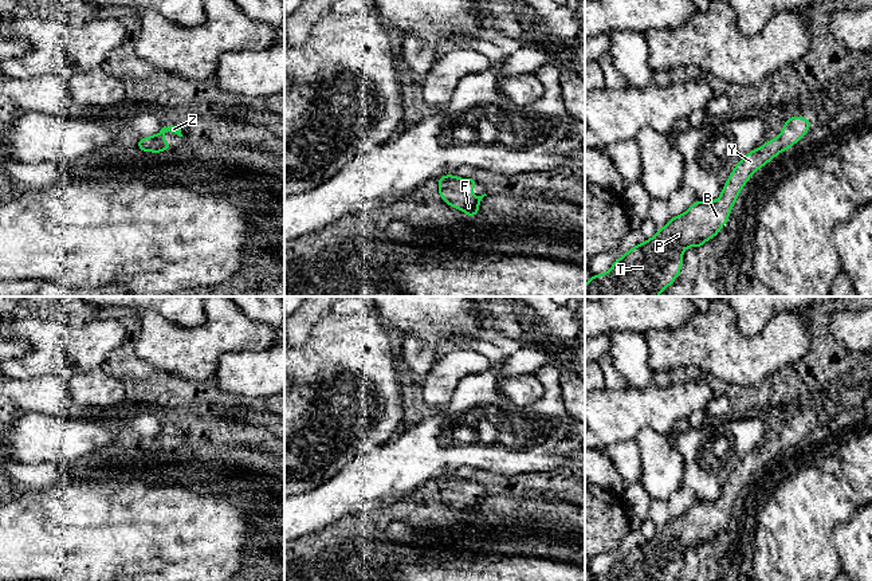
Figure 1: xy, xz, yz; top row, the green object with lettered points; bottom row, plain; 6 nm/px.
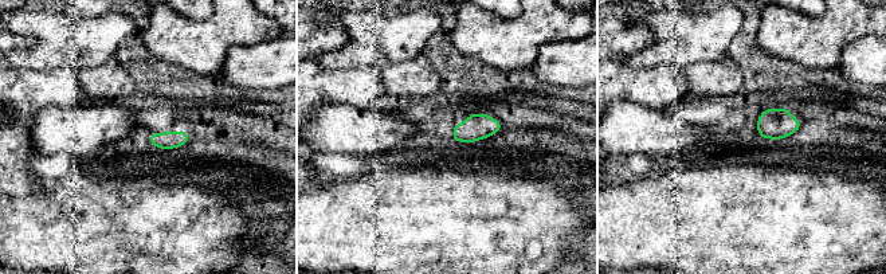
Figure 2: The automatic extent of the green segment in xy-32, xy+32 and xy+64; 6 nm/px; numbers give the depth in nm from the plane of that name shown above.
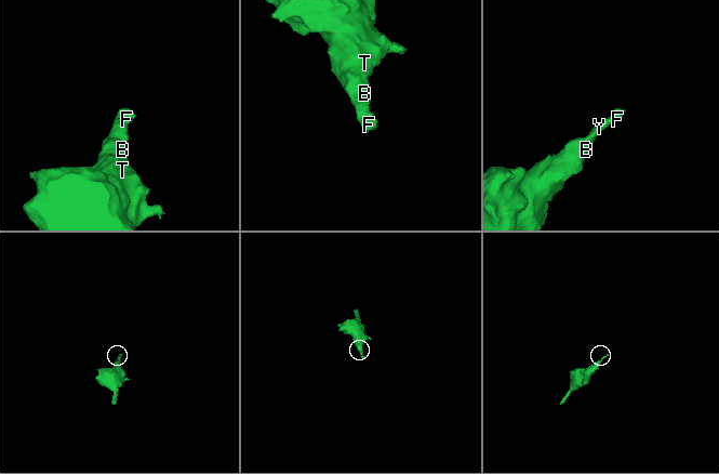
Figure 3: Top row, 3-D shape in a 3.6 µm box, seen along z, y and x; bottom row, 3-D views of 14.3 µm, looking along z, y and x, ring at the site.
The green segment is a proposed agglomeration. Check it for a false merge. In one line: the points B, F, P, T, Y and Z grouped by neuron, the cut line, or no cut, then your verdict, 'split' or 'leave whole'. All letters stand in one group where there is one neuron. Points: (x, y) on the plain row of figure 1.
B F P T Y Z; no cut; leave whole

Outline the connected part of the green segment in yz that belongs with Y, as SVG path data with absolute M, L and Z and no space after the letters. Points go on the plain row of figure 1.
M800 416L789 417L777 439L767 440L763 447L753 450L738 462L718 500L712 503L695 500L687 513L672 517L663 529L657 530L653 538L647 539L644 543L625 553L612 565L608 573L600 576L592 574L589 581L675 581L682 572L683 551L687 547L703 549L706 541L714 539L728 522L735 500L751 475L765 467L782 451L789 451L804 439L812 424L812 420Z

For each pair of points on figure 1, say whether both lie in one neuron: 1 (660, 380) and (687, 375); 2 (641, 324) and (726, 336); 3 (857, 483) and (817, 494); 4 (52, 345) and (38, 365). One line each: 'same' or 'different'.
1: same
2: different
3: different
4: same

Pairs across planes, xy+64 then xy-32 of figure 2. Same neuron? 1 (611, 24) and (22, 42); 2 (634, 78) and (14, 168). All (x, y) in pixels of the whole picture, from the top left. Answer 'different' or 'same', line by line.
1: same
2: same

